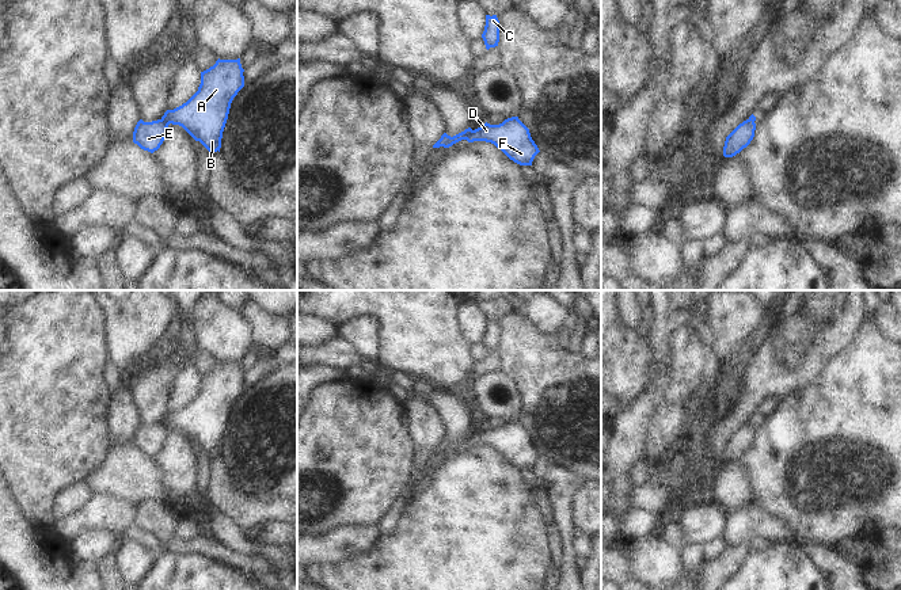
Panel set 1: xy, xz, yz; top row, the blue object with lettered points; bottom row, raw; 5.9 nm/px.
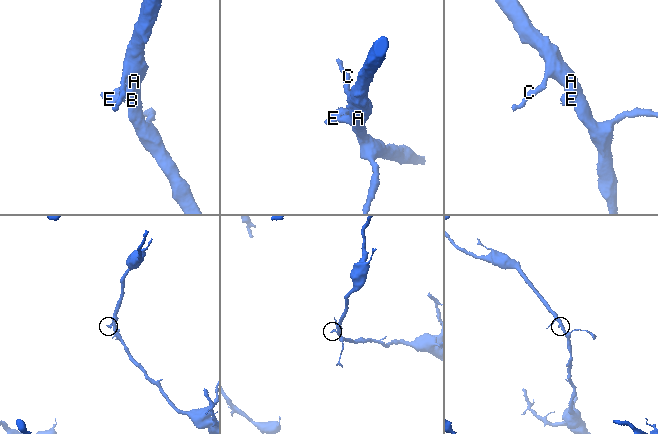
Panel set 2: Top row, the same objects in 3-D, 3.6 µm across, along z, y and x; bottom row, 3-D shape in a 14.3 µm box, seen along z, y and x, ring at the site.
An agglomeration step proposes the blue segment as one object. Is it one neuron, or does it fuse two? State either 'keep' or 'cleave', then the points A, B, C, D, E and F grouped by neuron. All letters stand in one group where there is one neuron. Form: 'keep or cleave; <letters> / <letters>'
cleave; A B C D F / E

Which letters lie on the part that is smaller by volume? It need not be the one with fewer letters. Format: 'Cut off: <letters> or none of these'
Cut off: E

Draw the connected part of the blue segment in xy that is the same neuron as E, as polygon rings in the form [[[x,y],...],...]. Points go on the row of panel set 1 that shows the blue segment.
[[[140,119],[133,132],[133,142],[141,149],[153,153],[160,148],[166,136],[168,125],[161,121],[144,122]]]

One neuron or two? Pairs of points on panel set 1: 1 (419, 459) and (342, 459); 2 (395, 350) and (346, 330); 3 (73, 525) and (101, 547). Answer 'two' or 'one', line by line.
1: two
2: two
3: two

